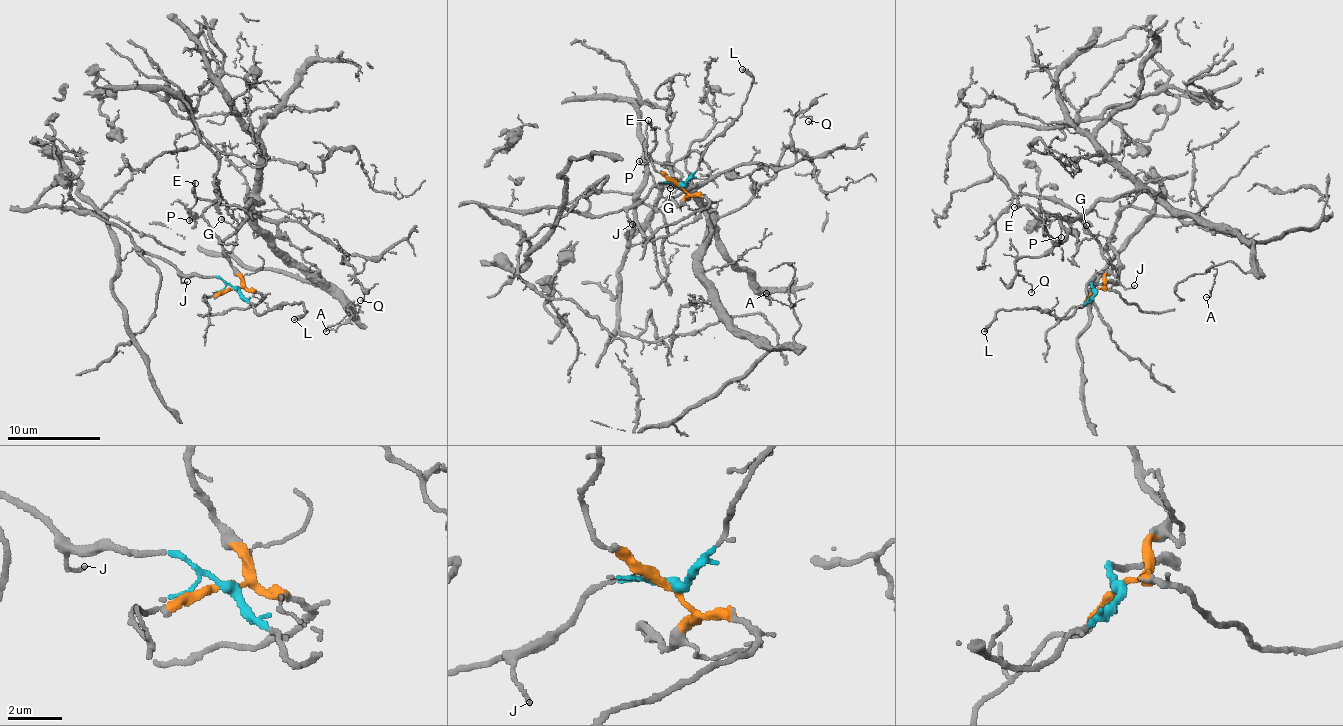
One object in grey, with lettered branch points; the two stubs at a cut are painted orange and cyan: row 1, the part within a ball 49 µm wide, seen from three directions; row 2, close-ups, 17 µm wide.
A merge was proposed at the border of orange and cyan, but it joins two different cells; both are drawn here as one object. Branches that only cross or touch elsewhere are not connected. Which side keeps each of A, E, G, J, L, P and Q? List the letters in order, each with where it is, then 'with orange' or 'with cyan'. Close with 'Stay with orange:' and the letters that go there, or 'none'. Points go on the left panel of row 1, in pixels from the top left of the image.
A: place (326, 331); with orange
E: place (195, 183); with orange
G: place (221, 219); with orange
J: place (187, 281); with cyan
L: place (294, 319); with cyan
P: place (189, 220); with orange
Q: place (360, 300); with orange
Stay with orange: A, E, G, P, Q

